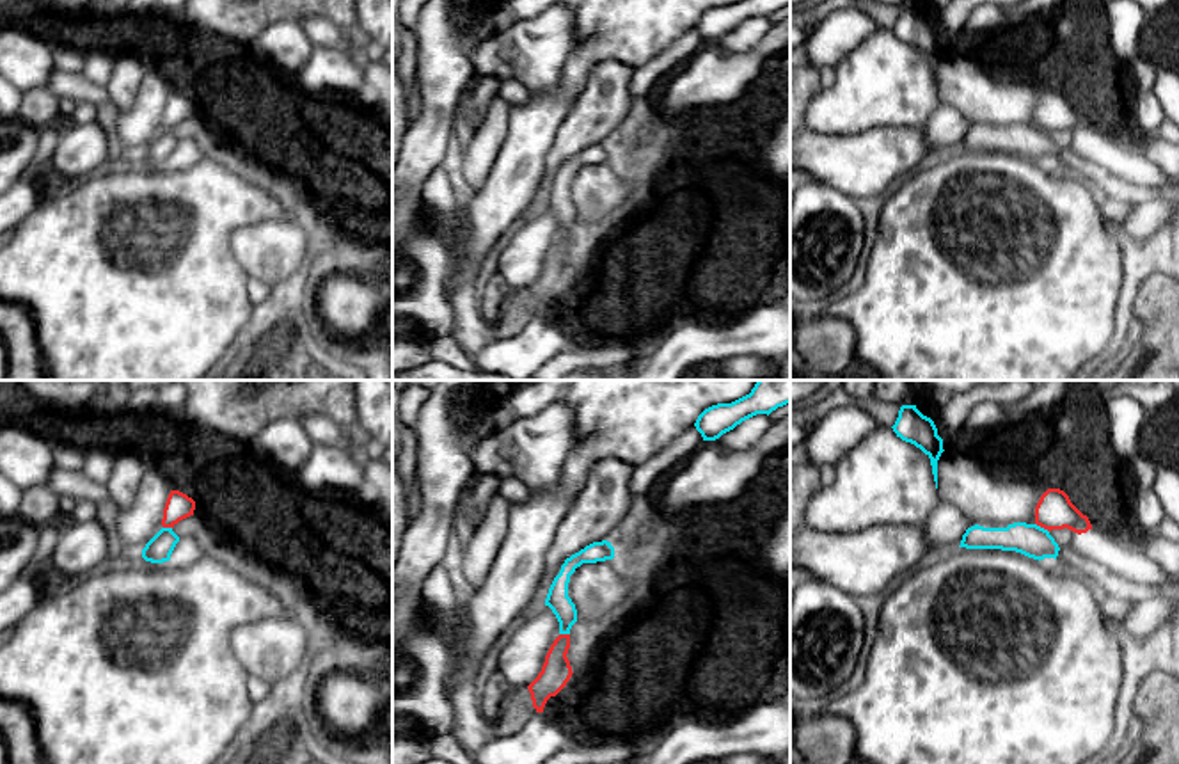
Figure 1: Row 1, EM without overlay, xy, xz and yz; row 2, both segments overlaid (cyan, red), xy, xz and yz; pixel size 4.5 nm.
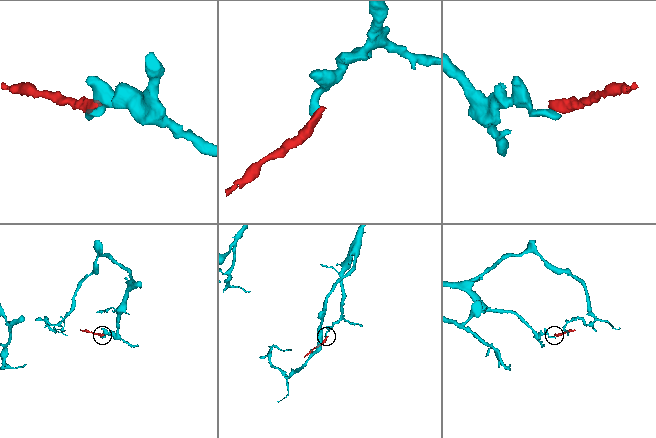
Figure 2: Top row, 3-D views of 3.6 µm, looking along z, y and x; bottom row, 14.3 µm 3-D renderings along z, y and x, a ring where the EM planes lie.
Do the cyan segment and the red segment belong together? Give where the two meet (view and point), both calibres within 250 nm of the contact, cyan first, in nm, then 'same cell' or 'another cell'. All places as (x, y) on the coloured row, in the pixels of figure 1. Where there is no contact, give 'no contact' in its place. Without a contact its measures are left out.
meets cyan in yz at (1043, 528); 150 nm thick on the cyan side, 160 nm on the other; another cell

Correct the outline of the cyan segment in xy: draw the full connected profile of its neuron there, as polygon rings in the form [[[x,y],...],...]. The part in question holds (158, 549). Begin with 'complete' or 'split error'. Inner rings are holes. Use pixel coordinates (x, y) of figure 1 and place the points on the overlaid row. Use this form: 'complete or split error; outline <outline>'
complete; outline [[[162,528],[142,549],[142,558],[151,563],[169,561],[178,542],[172,528]]]

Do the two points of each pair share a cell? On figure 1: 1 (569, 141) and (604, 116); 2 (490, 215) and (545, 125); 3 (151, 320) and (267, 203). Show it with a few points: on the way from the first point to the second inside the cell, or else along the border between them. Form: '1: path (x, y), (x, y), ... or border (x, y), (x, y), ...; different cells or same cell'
1: path (577, 132), (595, 116); same cell
2: path (508, 192), (517, 176), (524, 148); same cell
3: path (162, 286), (233, 215); same cell

